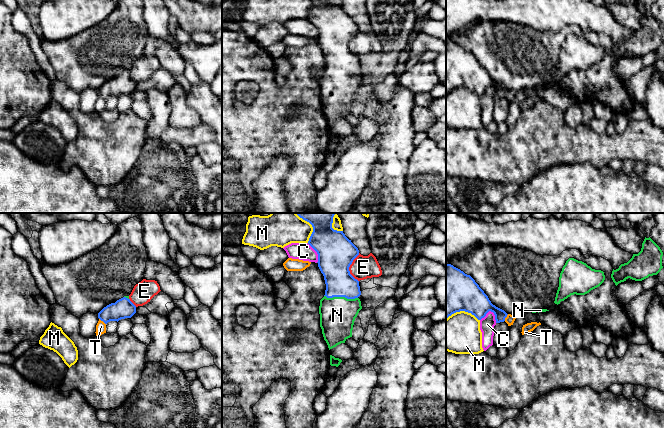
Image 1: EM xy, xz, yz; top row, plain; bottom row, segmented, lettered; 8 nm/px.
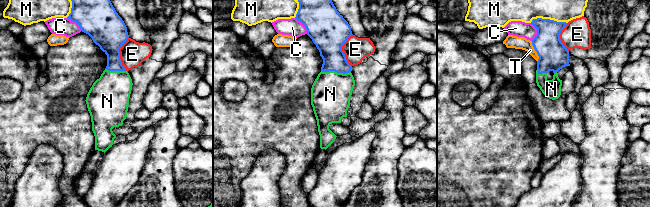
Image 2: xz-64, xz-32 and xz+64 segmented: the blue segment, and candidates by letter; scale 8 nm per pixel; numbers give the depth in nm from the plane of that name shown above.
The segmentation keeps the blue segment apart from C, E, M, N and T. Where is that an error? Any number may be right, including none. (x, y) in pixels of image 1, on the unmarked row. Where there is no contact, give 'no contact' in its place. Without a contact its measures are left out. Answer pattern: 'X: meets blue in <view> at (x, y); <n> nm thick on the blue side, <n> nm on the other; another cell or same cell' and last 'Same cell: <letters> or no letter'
C: meets blue in yz at (491, 87); 260 nm thick on the blue side, 120 nm on the other; another cell
E: meets blue in xz at (349, 42); 300 nm thick on the blue side, 190 nm on the other; another cell
M: meets blue in yz at (463, 86); 380 nm thick on the blue side, 320 nm on the other; another cell
N: meets blue in xz at (341, 72); 240 nm thick on the blue side, 280 nm on the other; same cell
T: meets blue in xy at (102, 96); 160 nm thick on the blue side, 80 nm on the other; another cell
Same cell: N

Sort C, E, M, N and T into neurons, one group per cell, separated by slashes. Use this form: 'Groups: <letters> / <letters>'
Groups: C / E / M / N / T

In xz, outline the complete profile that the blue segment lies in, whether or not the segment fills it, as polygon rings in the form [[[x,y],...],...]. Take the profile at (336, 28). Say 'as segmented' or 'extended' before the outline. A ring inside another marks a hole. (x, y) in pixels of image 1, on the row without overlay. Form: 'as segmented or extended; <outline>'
extended; [[[311,0],[313,8],[309,14],[308,20],[318,30],[318,43],[324,52],[326,66],[324,73],[320,76],[319,90],[320,103],[324,116],[326,117],[329,126],[352,113],[352,106],[355,94],[362,85],[361,77],[358,74],[361,71],[359,57],[355,55],[349,47],[349,43],[353,36],[359,31],[358,24],[349,16],[343,7],[337,7],[332,4],[332,0]]]

